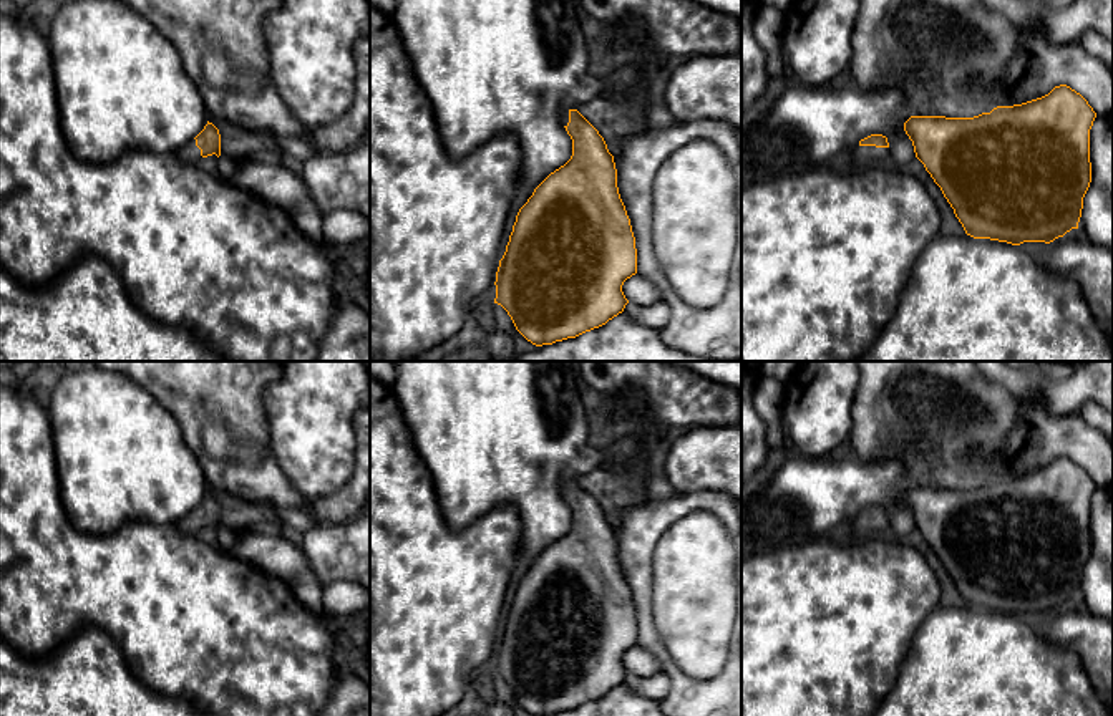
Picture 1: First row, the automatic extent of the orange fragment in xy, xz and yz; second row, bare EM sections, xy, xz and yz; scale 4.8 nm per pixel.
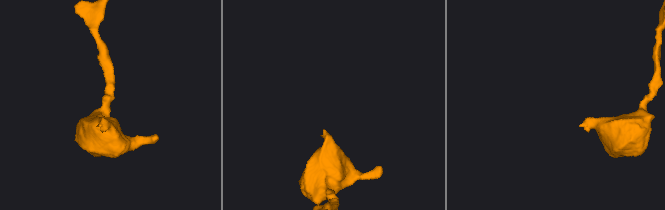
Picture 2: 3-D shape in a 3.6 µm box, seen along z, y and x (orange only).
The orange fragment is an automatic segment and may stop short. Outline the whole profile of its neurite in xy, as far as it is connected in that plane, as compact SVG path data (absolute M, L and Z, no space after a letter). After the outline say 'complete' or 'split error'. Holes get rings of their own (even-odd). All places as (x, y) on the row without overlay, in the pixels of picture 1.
M209 492L192 512L176 524L176 527L187 535L197 535L202 529L212 525L217 529L221 527L221 506L219 501Z; split error

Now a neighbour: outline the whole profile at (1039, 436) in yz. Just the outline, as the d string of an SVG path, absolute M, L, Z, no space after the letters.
M1015 396L1018 419L1004 446L994 454L979 448L969 457L982 457L994 479L1022 476L1067 456L1080 464L1096 487L1113 491L1113 441L1090 426L1080 411L1053 416L1040 396Z

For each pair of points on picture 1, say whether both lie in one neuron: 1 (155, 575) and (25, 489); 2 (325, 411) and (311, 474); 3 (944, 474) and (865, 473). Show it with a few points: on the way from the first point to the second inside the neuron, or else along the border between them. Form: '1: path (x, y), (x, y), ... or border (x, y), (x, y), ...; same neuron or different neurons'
1: path (120, 575), (102, 575), (50, 524); same neuron
2: path (314, 426), (314, 459); same neuron
3: border (869, 459), (896, 458), (904, 466), (911, 486); different neurons

